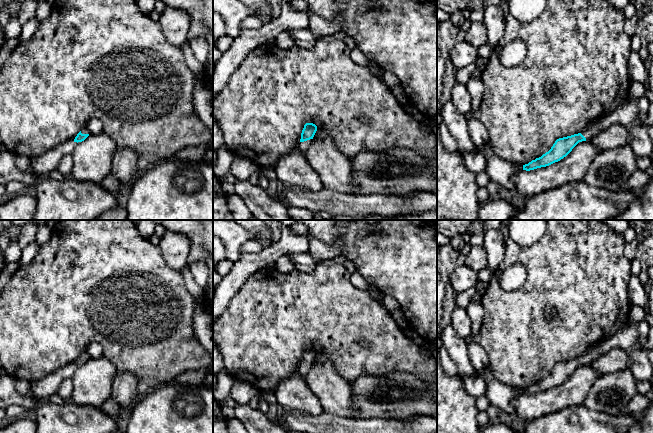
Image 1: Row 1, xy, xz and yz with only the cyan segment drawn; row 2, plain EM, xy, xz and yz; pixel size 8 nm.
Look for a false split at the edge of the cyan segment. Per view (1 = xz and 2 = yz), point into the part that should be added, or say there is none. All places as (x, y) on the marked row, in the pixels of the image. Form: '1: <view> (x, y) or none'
1: xz (303, 146)
2: yz (626, 114)

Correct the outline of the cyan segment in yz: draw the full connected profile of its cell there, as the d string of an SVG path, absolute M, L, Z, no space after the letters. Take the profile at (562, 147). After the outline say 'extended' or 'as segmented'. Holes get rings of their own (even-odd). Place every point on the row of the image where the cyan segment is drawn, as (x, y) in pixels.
M627 99L614 111L611 111L609 114L588 125L581 133L557 139L548 152L528 164L523 165L523 170L530 171L560 161L566 157L579 142L589 141L593 136L613 124L621 124L629 129L632 124L639 122L639 113L638 107L630 99Z; extended

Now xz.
M306 123L301 133L301 139L298 144L298 148L301 153L305 156L310 146L310 143L317 131L317 126L313 123Z; extended

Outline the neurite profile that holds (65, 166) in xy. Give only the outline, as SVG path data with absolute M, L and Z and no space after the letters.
M71 153L64 155L58 163L57 170L61 172L64 177L69 177L73 168L73 157Z

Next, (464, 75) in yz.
M476 64L457 70L457 82L466 85L473 76L480 75Z

